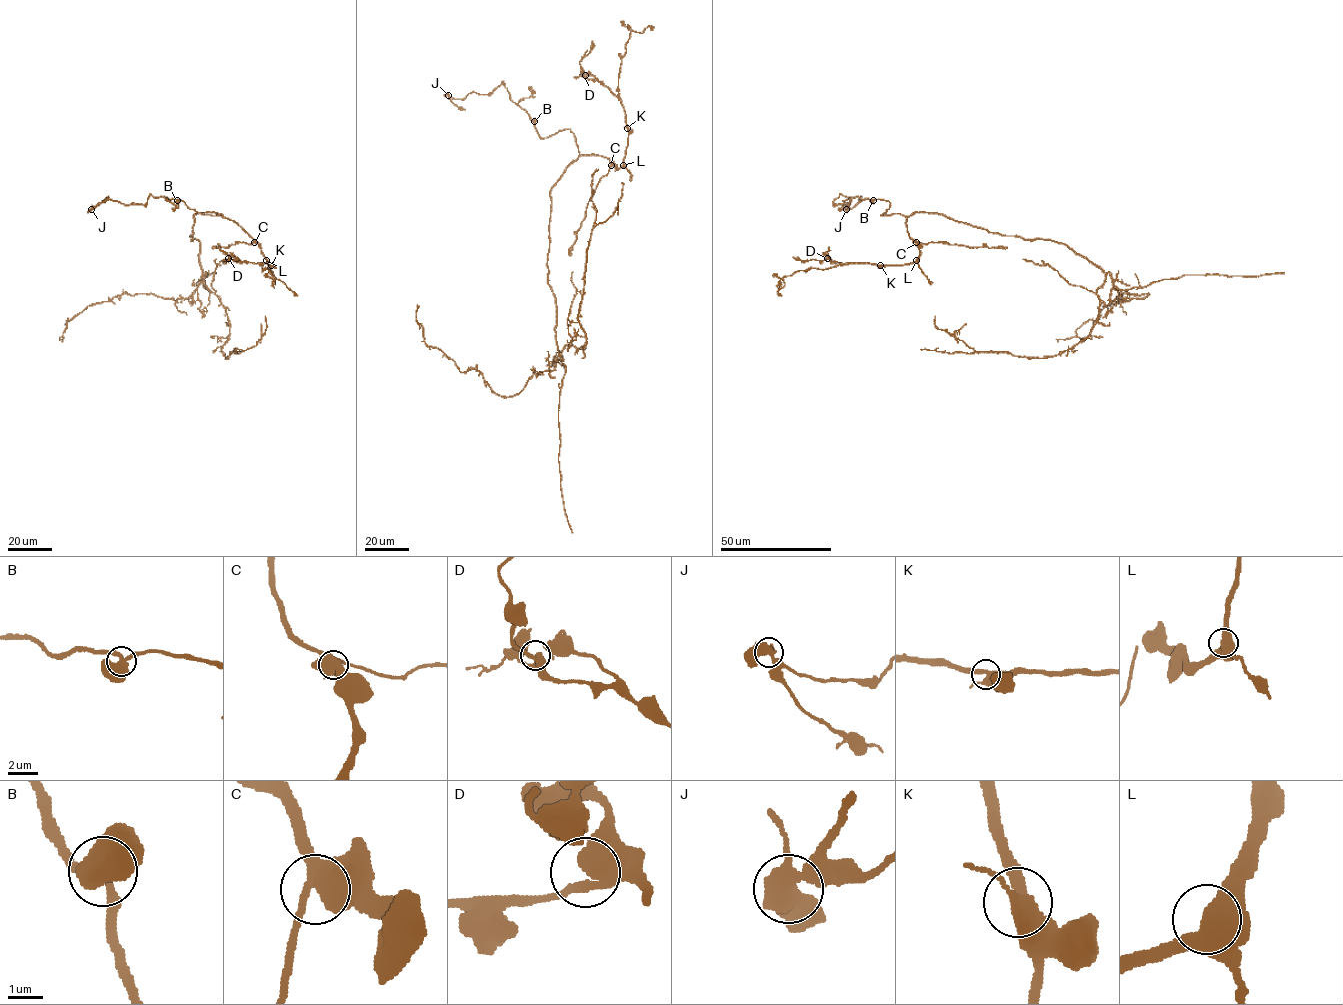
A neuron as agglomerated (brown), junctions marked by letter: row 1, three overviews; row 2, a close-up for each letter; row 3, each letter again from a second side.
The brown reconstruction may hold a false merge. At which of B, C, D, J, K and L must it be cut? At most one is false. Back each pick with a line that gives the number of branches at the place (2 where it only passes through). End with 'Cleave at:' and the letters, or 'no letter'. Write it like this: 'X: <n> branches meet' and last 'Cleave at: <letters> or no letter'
Cleave at: no letter

